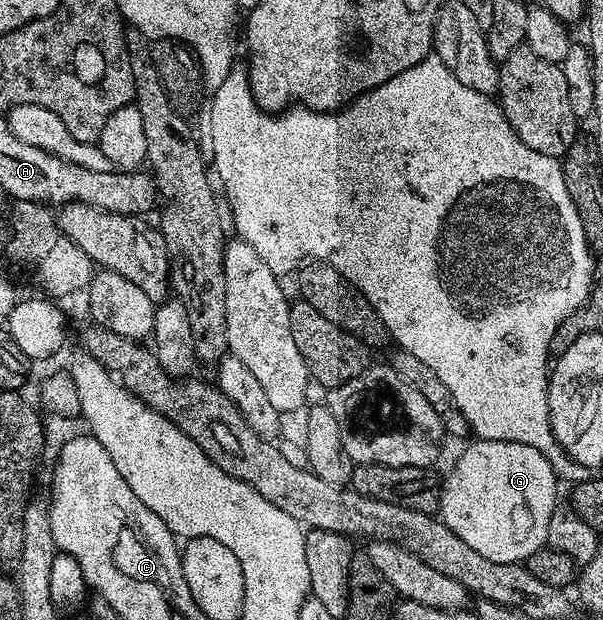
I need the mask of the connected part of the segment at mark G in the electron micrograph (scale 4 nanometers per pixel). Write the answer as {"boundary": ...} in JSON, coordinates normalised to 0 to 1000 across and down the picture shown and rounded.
{"boundary":[[[783,710],[776,716],[743,773],[735,773],[728,834],[786,890],[799,890],[799,897],[833,910],[869,910],[909,871],[912,832],[925,815],[919,755],[879,716],[833,710]]]}

